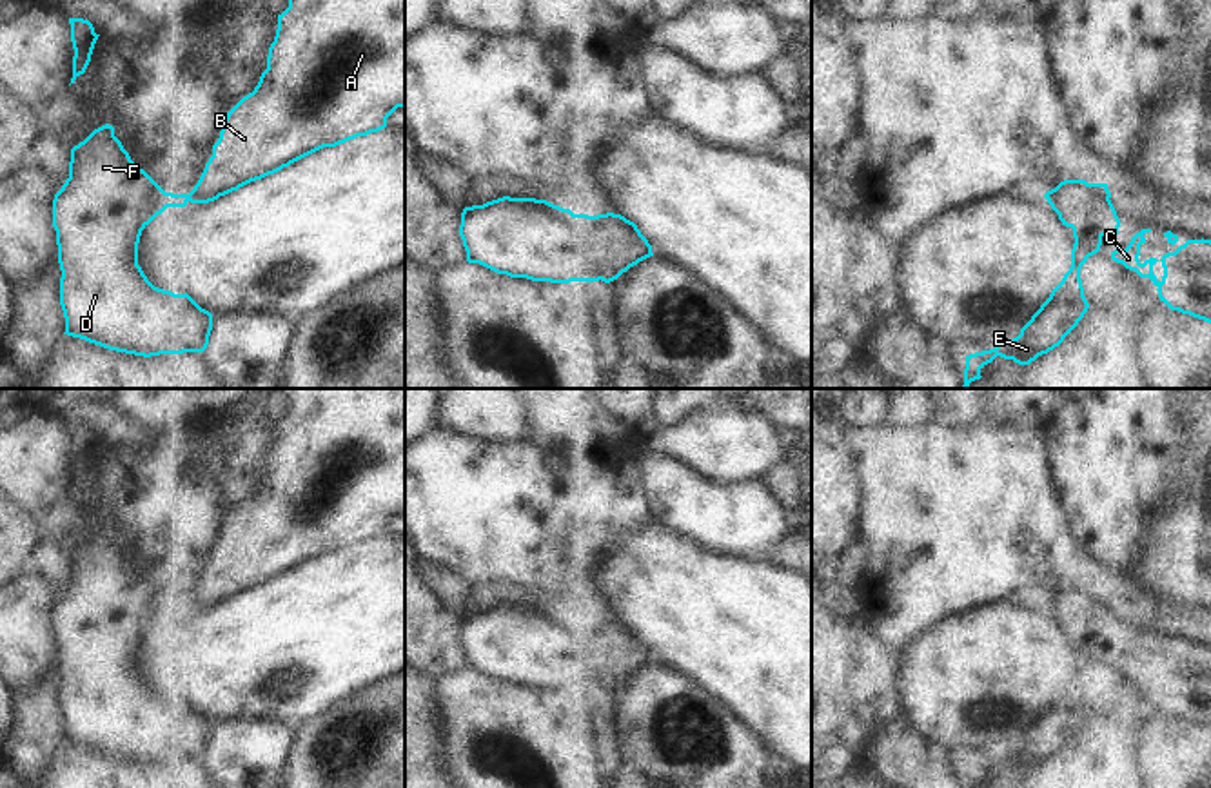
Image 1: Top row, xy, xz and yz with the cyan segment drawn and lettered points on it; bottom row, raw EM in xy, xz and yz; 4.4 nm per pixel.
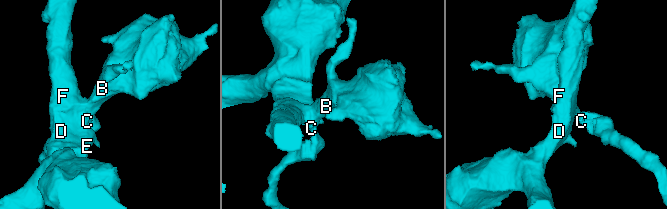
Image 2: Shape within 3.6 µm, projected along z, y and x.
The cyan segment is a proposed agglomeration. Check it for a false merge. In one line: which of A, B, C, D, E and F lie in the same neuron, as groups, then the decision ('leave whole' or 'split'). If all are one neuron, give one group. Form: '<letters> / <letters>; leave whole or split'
A B C / D E F; split

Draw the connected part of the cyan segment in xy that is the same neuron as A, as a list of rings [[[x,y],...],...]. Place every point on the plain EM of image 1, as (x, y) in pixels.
[[[283,389],[289,399],[289,414],[278,421],[278,436],[269,454],[267,476],[261,479],[252,499],[243,503],[225,523],[218,548],[212,552],[212,563],[189,599],[191,610],[209,610],[240,594],[261,586],[289,574],[290,570],[323,556],[336,554],[358,543],[367,543],[387,534],[387,525],[405,514],[405,389]]]

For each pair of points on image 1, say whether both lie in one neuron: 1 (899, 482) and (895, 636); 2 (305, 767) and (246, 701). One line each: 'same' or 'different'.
1: same
2: different

